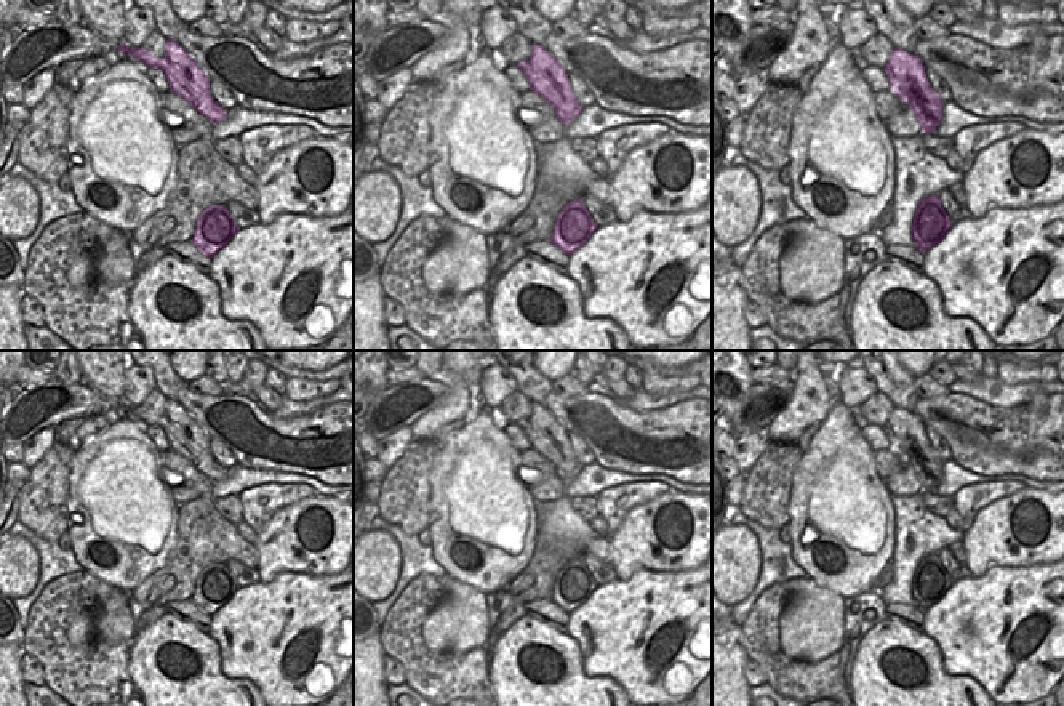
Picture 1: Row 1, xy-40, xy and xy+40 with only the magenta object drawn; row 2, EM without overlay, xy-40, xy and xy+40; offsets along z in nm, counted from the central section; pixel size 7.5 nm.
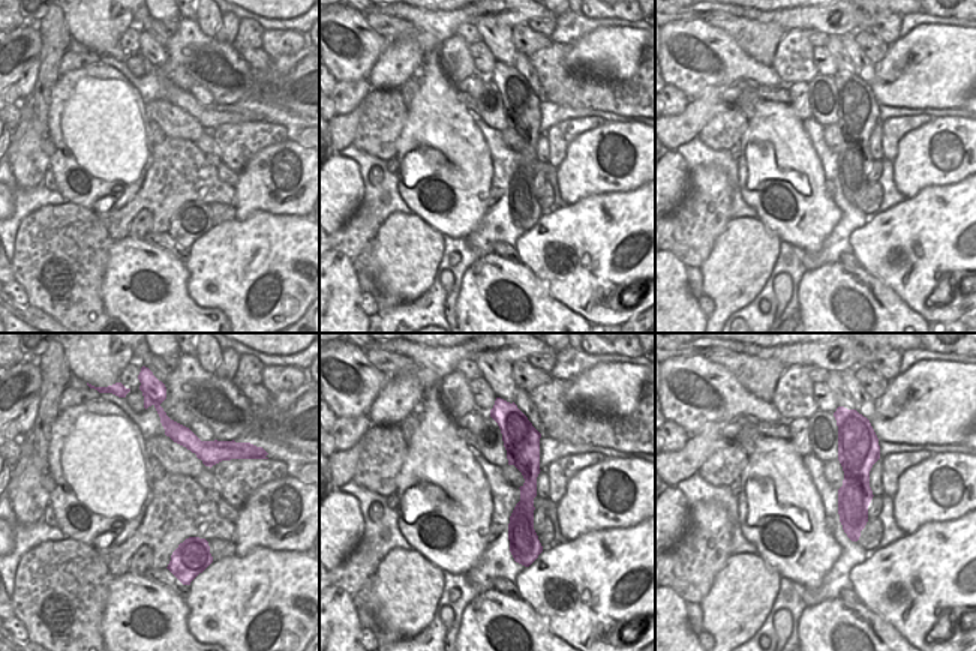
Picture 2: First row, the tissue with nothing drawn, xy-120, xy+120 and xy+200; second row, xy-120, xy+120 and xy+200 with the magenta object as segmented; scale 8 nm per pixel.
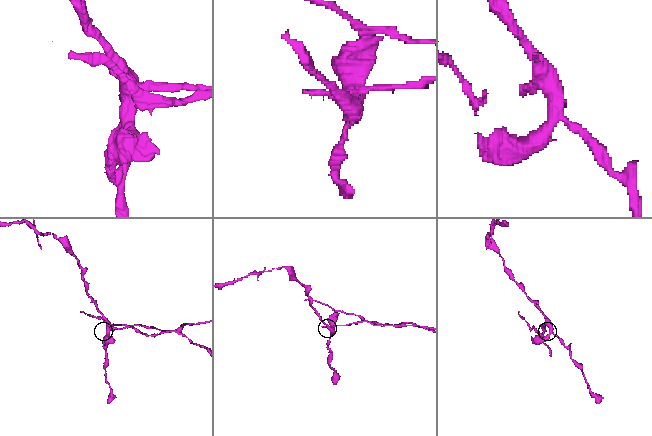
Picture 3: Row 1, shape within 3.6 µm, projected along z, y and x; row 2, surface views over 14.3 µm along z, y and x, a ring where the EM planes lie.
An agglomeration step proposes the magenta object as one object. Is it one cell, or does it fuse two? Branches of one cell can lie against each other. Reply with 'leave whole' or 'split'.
split

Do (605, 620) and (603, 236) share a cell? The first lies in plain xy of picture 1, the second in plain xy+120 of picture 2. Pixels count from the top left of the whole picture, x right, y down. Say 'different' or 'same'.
same

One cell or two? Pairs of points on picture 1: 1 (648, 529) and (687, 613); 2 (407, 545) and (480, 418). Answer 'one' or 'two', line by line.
1: two
2: two

